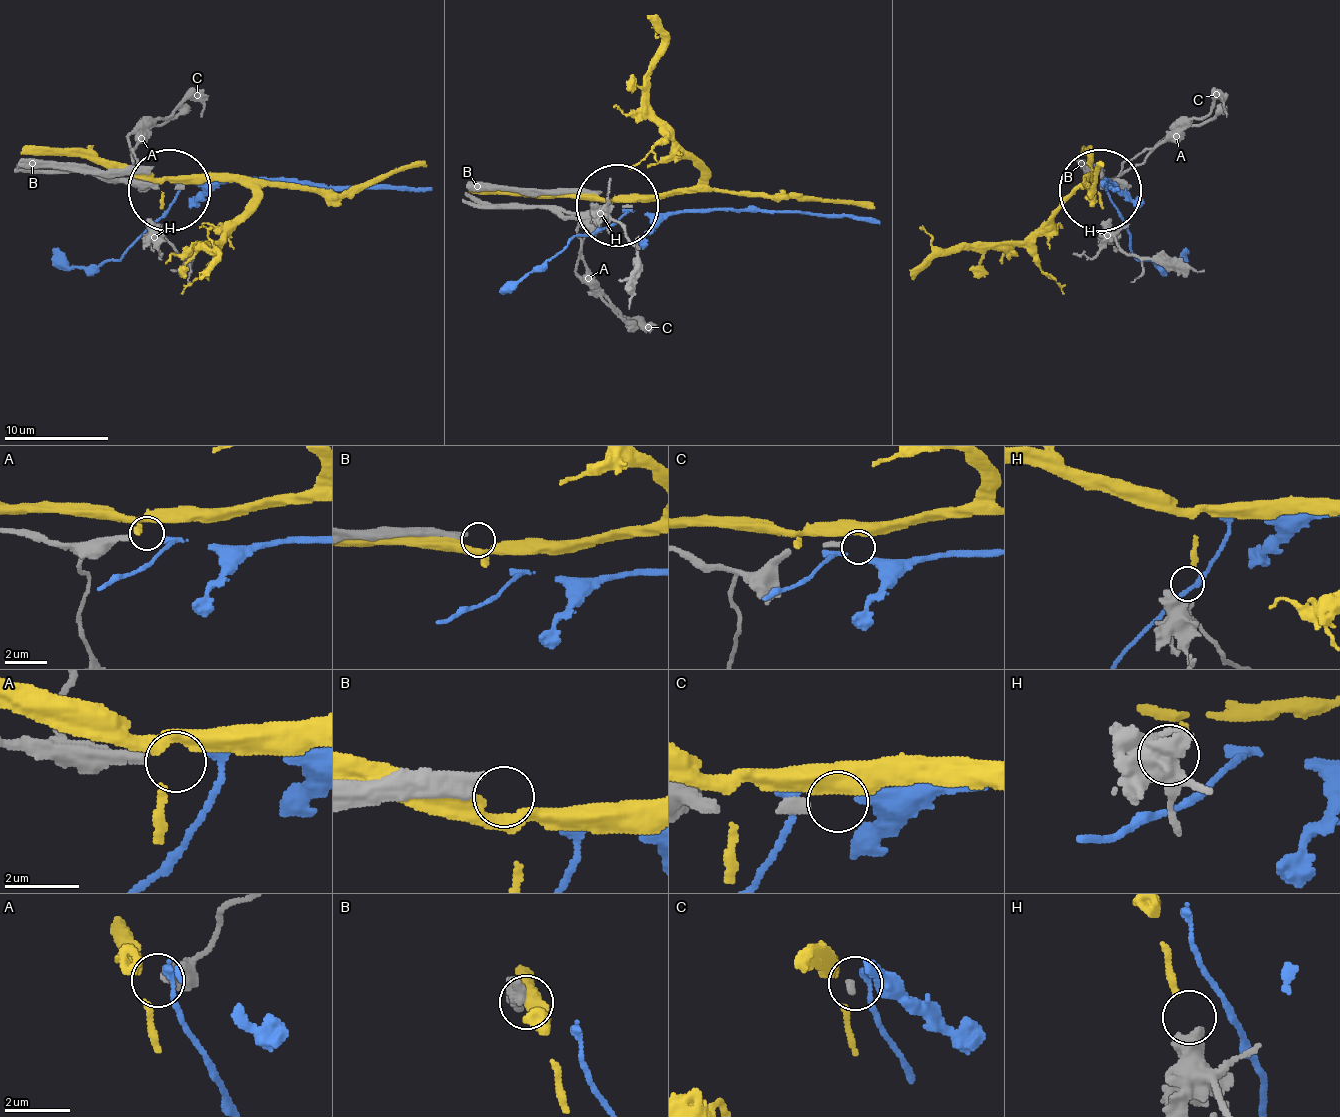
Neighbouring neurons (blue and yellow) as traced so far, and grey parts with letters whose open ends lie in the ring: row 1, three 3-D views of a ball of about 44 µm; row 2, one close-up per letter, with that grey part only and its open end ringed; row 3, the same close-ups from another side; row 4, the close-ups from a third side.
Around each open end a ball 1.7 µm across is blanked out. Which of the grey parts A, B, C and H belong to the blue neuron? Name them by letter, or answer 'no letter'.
A

